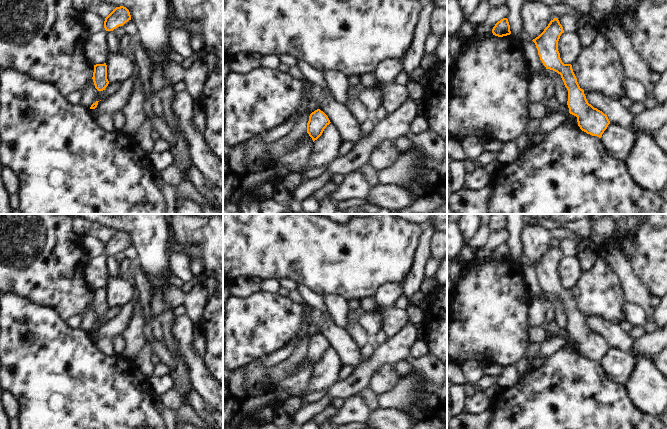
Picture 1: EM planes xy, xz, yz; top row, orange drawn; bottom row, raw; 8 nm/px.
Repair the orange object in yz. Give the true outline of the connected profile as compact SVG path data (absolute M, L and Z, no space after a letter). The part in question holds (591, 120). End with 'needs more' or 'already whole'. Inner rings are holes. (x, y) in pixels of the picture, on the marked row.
M558 18L550 21L544 31L532 41L546 69L561 75L568 90L569 113L577 117L578 126L587 134L602 137L610 121L606 114L588 103L584 90L580 88L571 64L564 64L558 51L558 41L564 32Z; already whole

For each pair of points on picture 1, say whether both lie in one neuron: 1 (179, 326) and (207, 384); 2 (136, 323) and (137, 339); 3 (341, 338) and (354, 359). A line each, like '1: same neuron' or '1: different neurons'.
1: same neuron
2: same neuron
3: same neuron

